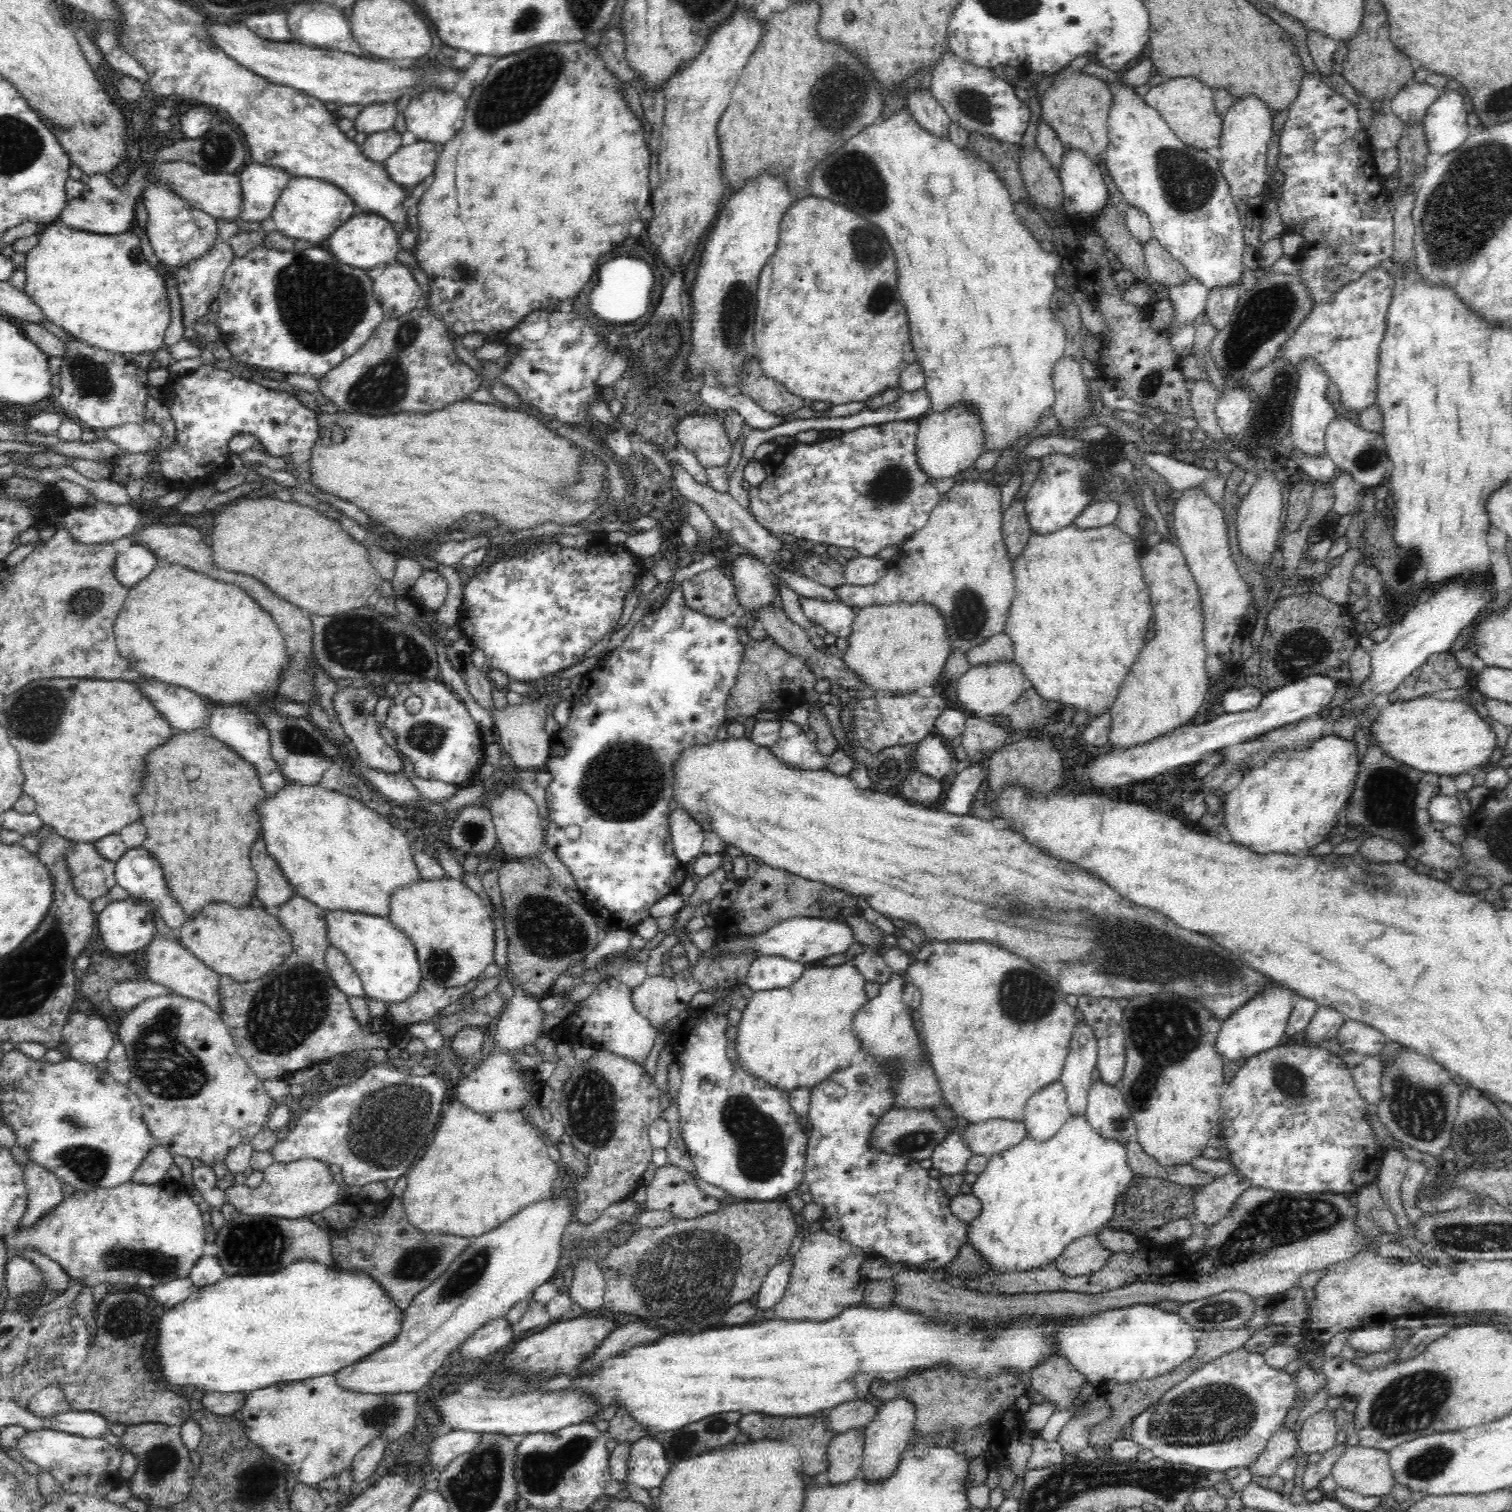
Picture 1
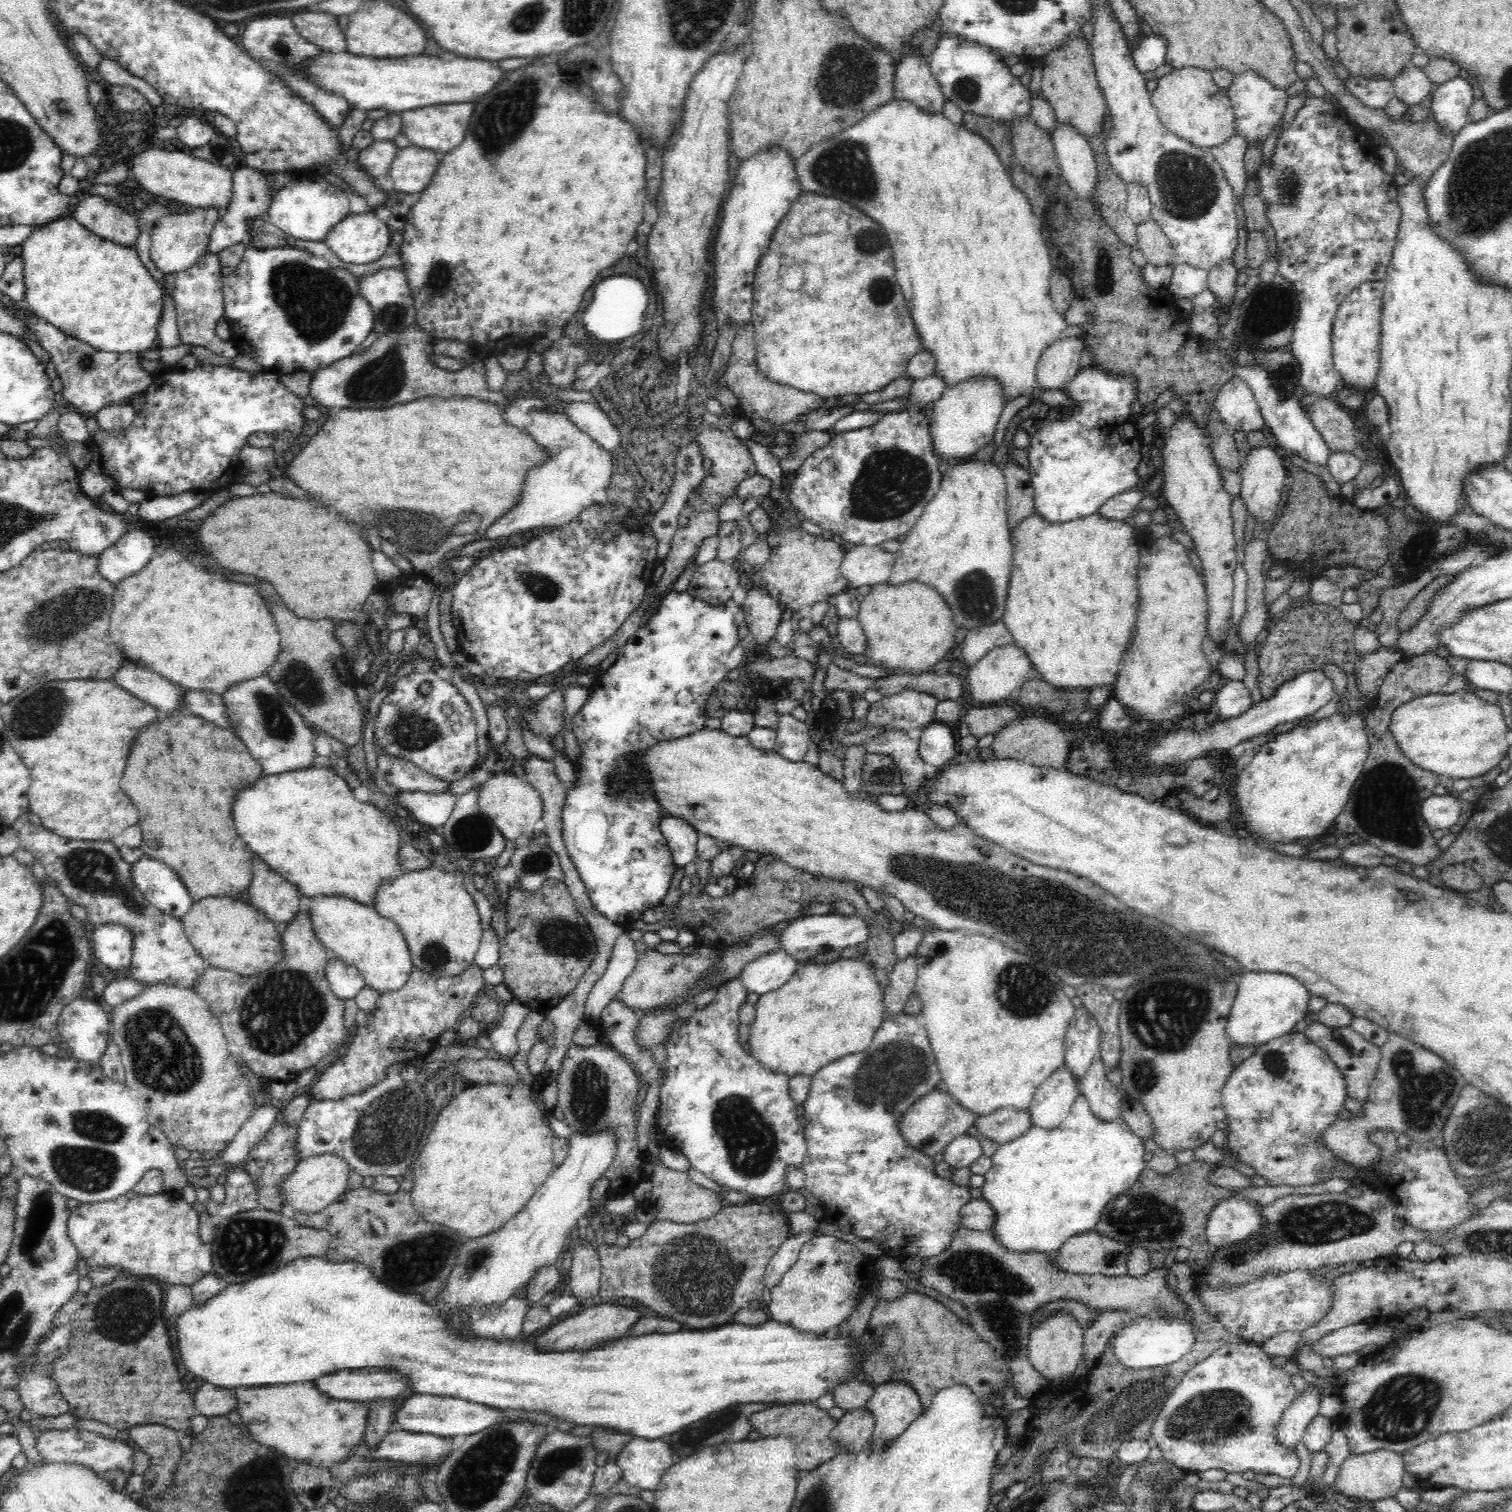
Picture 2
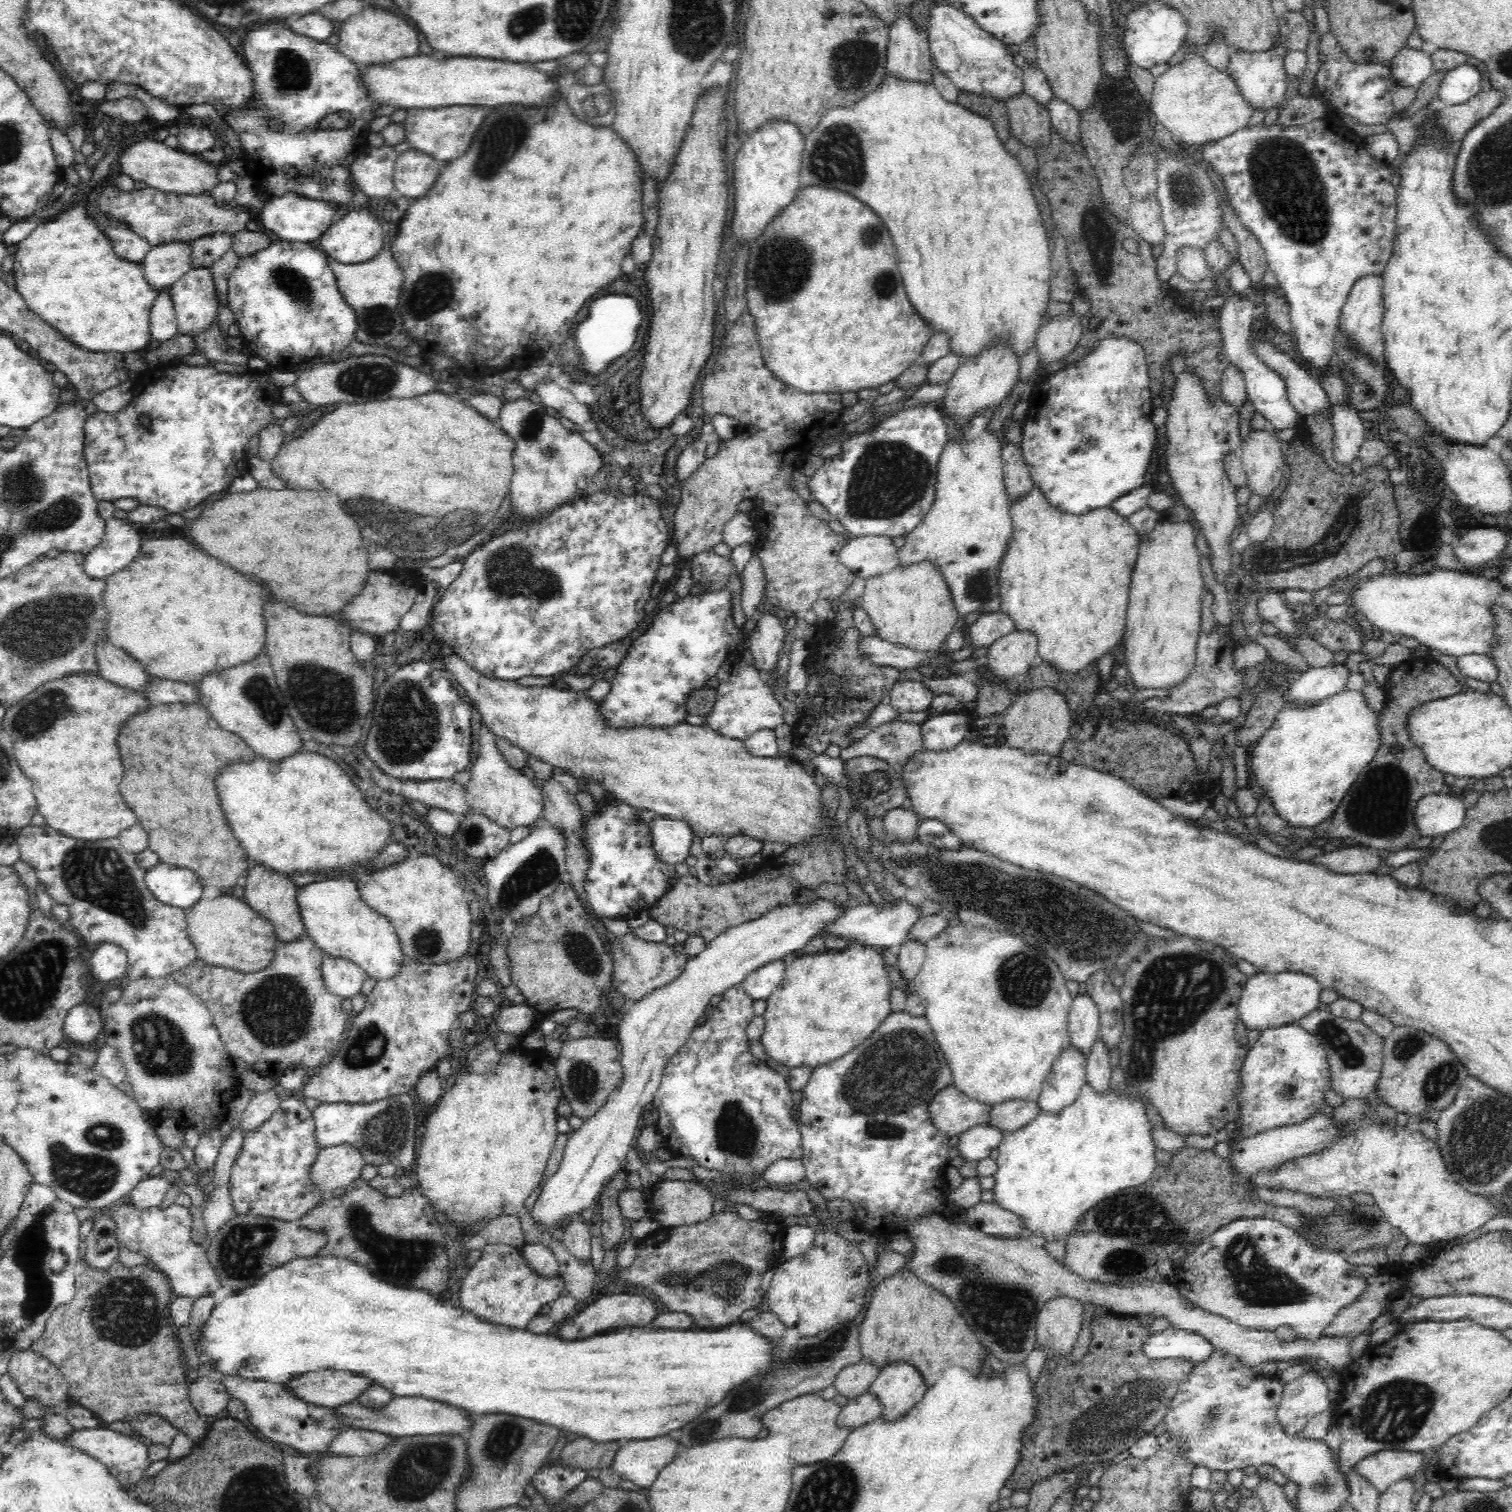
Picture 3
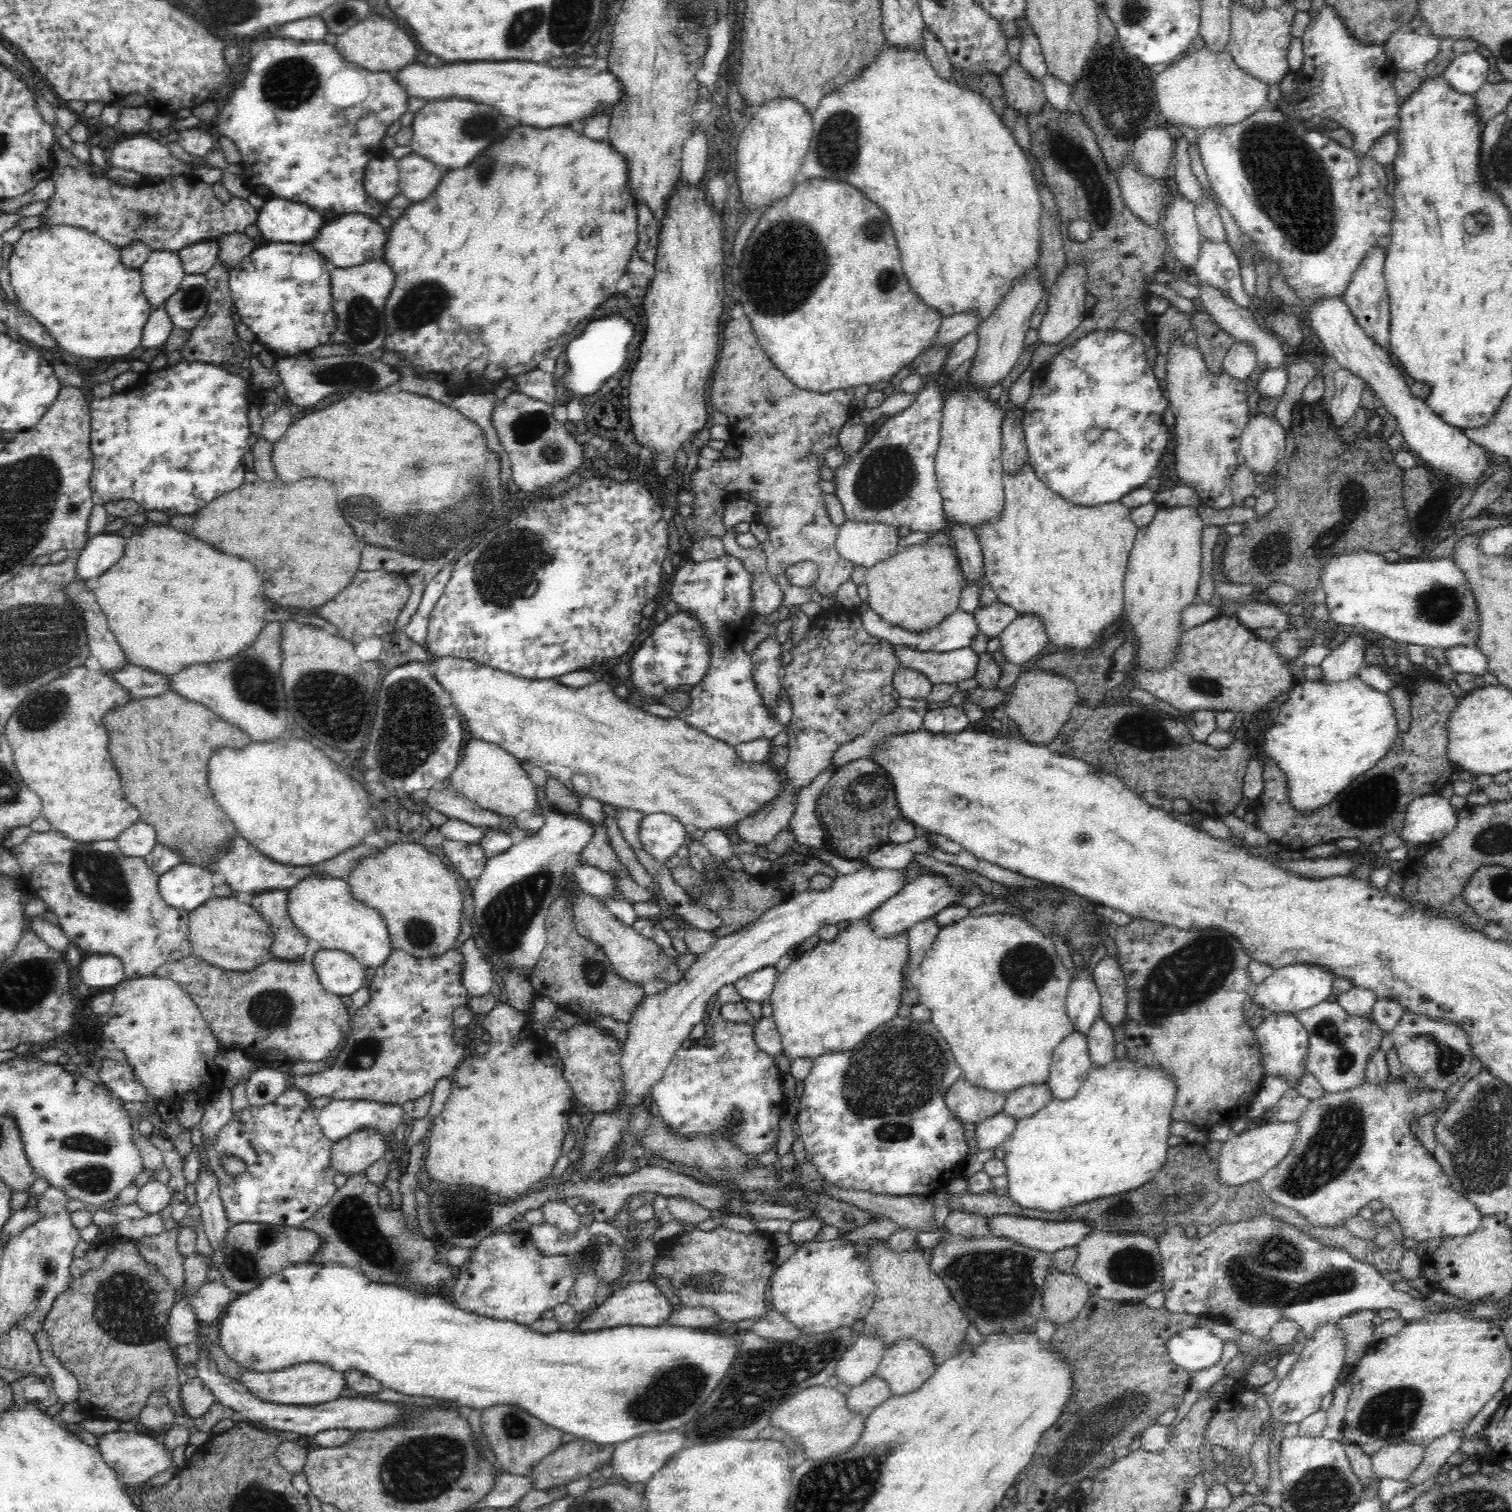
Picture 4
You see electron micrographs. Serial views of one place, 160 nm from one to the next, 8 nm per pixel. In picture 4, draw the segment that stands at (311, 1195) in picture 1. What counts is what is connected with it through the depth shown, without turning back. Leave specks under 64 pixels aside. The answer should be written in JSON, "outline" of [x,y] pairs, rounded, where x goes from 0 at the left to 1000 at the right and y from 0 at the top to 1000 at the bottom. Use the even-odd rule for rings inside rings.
{"outline":[[[246,747],[235,748],[219,758],[219,770],[222,776],[231,779],[242,774],[249,767],[257,765],[255,755]]]}

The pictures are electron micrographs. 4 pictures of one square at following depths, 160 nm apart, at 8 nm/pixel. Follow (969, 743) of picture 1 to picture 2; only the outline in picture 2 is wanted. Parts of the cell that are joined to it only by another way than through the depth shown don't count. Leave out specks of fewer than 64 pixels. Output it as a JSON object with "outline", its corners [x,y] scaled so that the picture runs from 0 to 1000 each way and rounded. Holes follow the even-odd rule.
{"outline":[[[669,466],[643,468],[636,474],[639,485],[648,489],[653,485],[658,486],[667,478],[671,477],[672,470]]]}

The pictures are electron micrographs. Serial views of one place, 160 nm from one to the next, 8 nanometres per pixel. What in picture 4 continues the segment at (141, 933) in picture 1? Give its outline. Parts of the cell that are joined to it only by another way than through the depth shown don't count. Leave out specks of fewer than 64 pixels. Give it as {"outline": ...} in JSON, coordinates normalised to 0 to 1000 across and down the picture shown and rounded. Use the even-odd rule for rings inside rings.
{"outline":[[[62,631],[53,637],[53,647],[61,653],[74,653],[83,647],[83,640],[74,631]]]}

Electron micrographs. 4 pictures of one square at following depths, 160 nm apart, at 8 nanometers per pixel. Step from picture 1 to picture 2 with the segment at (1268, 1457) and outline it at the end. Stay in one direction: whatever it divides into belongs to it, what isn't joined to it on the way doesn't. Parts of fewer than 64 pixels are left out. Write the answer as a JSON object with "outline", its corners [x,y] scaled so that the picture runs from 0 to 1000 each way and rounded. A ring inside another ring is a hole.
{"outline":[[[866,917],[861,923],[852,929],[847,935],[847,940],[845,943],[844,953],[849,956],[849,958],[857,958],[860,954],[864,944],[868,938],[872,935],[873,931],[873,921],[870,917]]]}

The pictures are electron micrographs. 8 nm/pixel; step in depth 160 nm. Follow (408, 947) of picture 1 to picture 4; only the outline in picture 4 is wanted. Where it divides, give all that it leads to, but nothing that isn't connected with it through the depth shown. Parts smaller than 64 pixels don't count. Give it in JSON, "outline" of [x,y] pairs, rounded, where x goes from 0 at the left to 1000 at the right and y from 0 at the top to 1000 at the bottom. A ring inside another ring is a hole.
{"outline":[[[216,578],[204,579],[190,589],[190,603],[193,610],[200,615],[201,619],[205,622],[209,622],[212,628],[226,628],[232,631],[241,640],[247,640],[248,642],[254,639],[255,635],[261,628],[255,609],[252,604],[246,600],[242,599],[240,597],[235,595],[233,591],[230,583],[222,580],[216,580]]]}

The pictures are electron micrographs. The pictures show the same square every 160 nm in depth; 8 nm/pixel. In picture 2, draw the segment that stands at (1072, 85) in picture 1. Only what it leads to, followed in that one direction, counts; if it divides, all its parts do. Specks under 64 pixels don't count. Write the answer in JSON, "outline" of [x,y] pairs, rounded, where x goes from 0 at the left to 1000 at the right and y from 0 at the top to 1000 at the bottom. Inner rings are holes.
{"outline":[[[710,25],[709,28],[704,28],[700,32],[692,35],[690,40],[688,64],[697,73],[698,81],[711,85],[720,94],[730,89],[729,82],[732,76],[732,71],[729,61],[727,58],[725,45],[722,41],[720,29],[716,25]]]}

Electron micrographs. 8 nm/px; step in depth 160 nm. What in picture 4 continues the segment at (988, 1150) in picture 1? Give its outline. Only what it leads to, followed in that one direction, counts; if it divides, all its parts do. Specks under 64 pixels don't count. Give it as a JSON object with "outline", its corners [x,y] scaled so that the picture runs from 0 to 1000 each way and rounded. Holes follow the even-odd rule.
{"outline":[[[692,716],[688,718],[679,718],[666,724],[662,735],[668,737],[673,742],[675,739],[681,739],[696,728]]]}

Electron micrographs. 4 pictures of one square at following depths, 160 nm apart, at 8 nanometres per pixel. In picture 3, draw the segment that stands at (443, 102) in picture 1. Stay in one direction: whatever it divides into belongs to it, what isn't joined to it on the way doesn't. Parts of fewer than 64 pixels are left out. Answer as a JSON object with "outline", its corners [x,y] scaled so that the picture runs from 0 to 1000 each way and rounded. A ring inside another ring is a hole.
{"outline":[[[310,69],[269,73],[268,79],[266,81],[268,93],[272,98],[284,102],[291,107],[306,103],[310,99],[310,97],[313,91],[313,87],[317,85],[320,77],[323,75],[323,71]]]}

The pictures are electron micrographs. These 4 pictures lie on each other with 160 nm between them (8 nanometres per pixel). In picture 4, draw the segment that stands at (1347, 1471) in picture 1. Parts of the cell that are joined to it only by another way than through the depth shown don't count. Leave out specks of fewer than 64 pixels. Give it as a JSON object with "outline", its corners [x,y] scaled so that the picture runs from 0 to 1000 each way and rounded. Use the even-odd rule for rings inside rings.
{"outline":[[[925,955],[915,956],[907,962],[906,967],[910,979],[920,978],[925,980],[930,979],[937,972],[942,962],[939,956]]]}

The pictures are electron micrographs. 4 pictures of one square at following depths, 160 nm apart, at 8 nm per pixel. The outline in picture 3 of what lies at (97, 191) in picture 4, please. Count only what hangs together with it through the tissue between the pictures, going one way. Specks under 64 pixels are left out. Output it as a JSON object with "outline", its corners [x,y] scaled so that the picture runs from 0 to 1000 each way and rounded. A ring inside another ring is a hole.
{"outline":[[[70,123],[66,127],[63,135],[65,139],[70,140],[75,146],[83,147],[87,153],[96,157],[100,163],[104,163],[116,159],[128,159],[143,153],[154,155],[155,153],[162,151],[165,145],[161,138],[144,138],[142,132],[140,130],[119,129],[101,124],[91,125],[90,127],[85,128],[78,124]]]}

